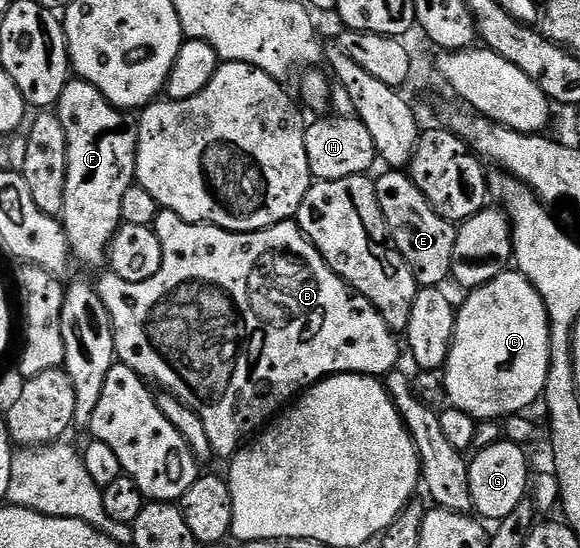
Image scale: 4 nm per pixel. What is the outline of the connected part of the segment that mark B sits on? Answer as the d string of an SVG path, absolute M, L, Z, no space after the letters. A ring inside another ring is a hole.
M159 209L156 233L162 245L162 267L160 272L156 272L156 276L133 284L125 282L122 278L114 278L111 282L109 277L97 279L96 282L97 289L101 291L104 300L104 308L108 308L114 325L116 358L121 365L132 368L147 383L155 387L158 385L159 391L176 396L188 408L192 408L192 412L196 412L196 416L204 420L208 440L212 440L212 448L219 459L221 457L223 460L233 458L255 431L265 427L287 403L297 399L315 382L320 382L330 377L331 374L385 376L399 369L399 335L391 330L389 324L382 319L382 313L364 295L354 293L344 279L332 272L324 256L320 256L313 242L298 227L297 221L281 222L275 226L269 226L267 230L253 230L251 234L235 234L234 231L225 230L219 226L186 222L180 216L176 216L176 212ZM109 281L114 284L114 294L106 290L110 286Z

